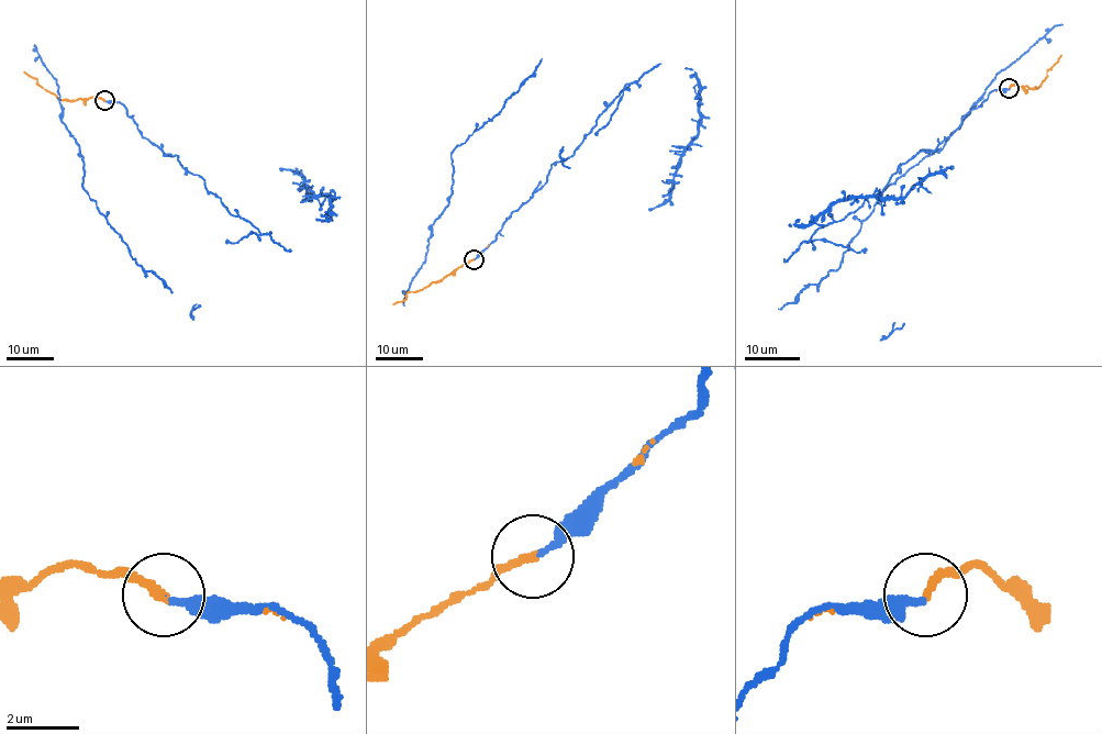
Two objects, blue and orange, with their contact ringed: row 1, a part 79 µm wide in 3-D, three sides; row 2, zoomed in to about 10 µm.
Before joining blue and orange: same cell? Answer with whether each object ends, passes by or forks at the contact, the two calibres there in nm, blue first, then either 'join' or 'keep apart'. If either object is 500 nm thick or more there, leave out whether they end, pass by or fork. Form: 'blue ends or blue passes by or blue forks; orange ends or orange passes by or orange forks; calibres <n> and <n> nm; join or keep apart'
blue ends; orange ends; calibres 180 and 220 nm; join

